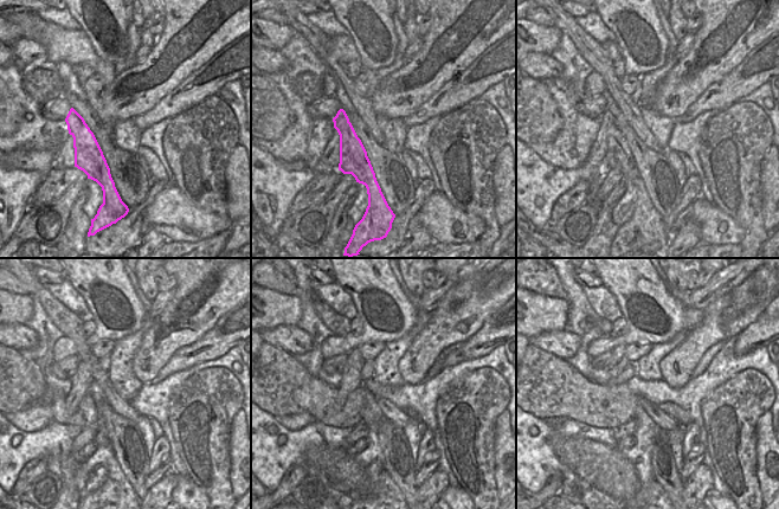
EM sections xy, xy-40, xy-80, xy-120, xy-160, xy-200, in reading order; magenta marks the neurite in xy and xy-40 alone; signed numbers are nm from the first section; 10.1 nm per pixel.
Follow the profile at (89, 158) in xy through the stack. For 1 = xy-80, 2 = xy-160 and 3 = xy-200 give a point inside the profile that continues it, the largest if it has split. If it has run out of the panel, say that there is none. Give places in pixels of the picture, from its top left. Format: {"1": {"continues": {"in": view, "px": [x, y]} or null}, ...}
{"1": {"continues": {"in": "xy-80", "px": [645, 226]}}, "2": {"continues": {"in": "xy-160", "px": [386, 498]}}, "3": {"continues": {"in": "xy-200", "px": [657, 498]}}}

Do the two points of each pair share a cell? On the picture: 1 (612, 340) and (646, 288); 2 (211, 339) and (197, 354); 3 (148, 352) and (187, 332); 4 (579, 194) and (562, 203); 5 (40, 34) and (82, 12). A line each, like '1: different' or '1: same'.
1: same
2: same
3: same
4: same
5: different

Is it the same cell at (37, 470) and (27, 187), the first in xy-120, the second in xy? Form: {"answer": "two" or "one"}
{"answer": "two"}

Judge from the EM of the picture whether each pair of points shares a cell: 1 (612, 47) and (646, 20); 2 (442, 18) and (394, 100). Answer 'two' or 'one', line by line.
1: two
2: one

